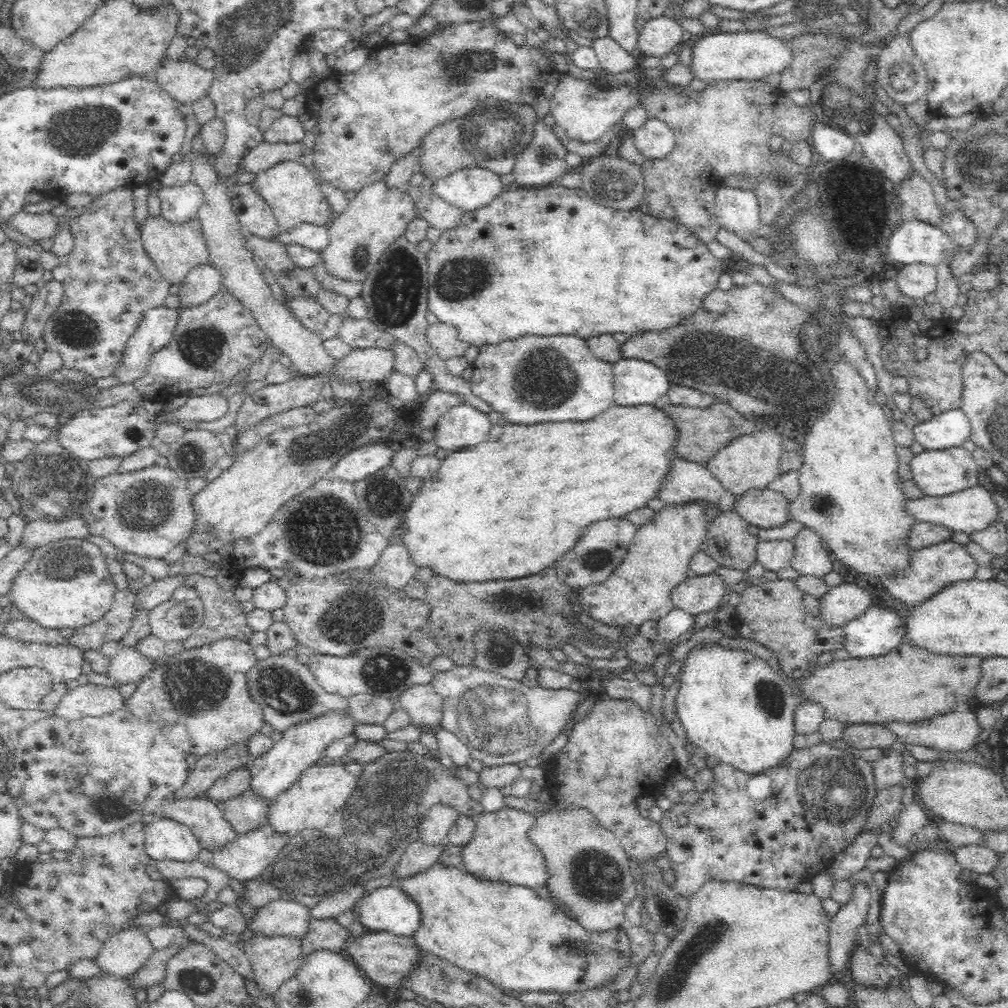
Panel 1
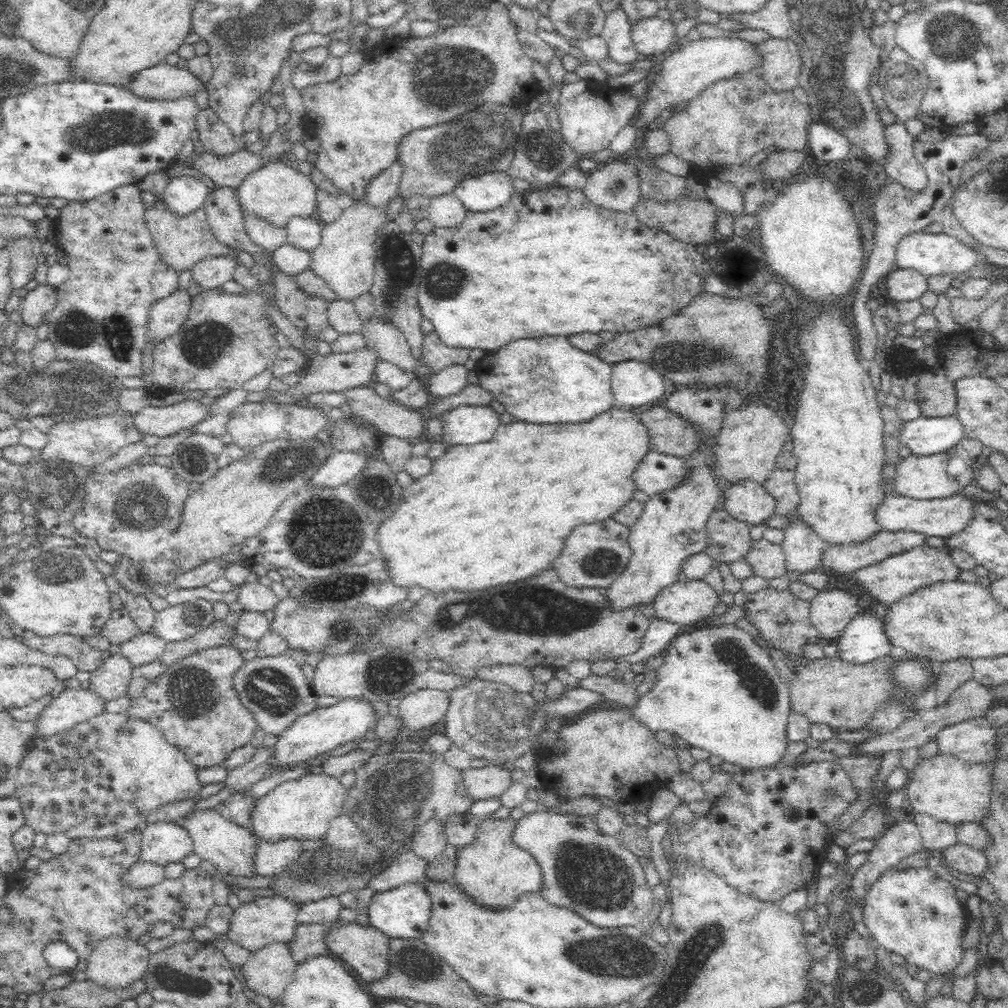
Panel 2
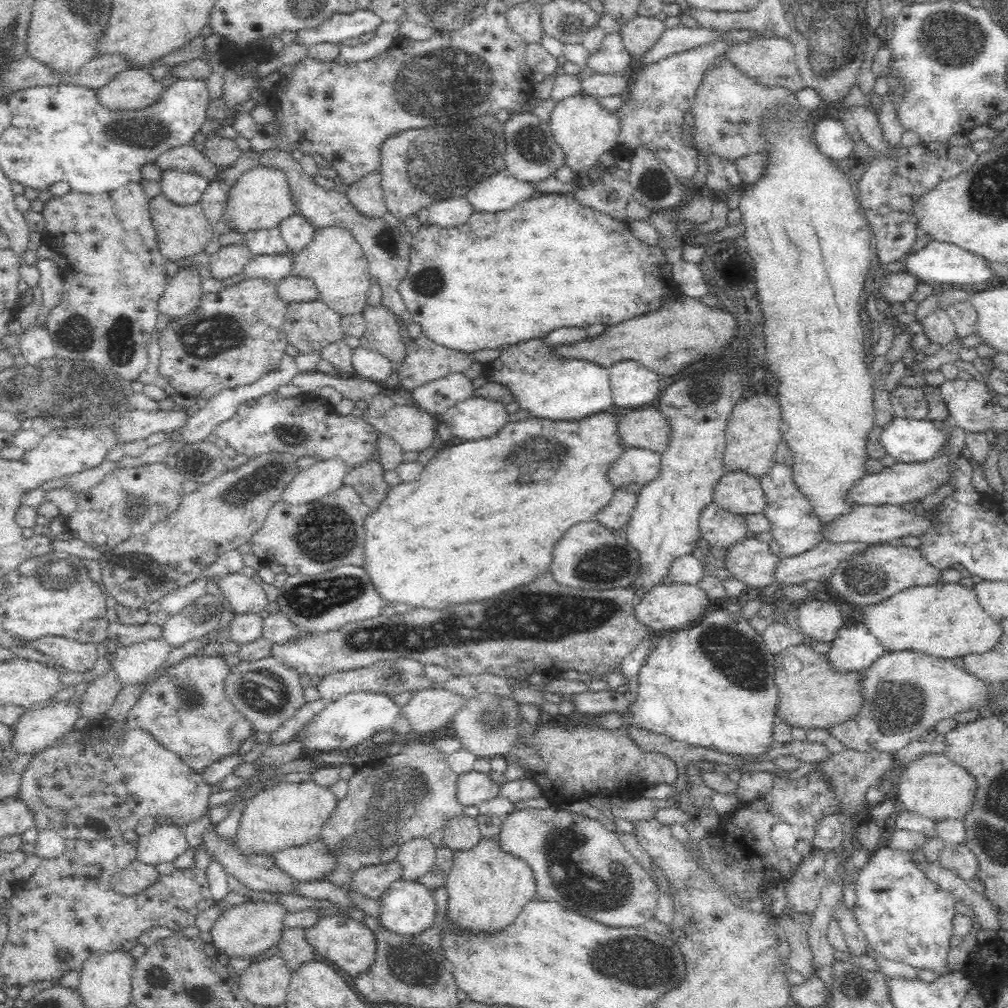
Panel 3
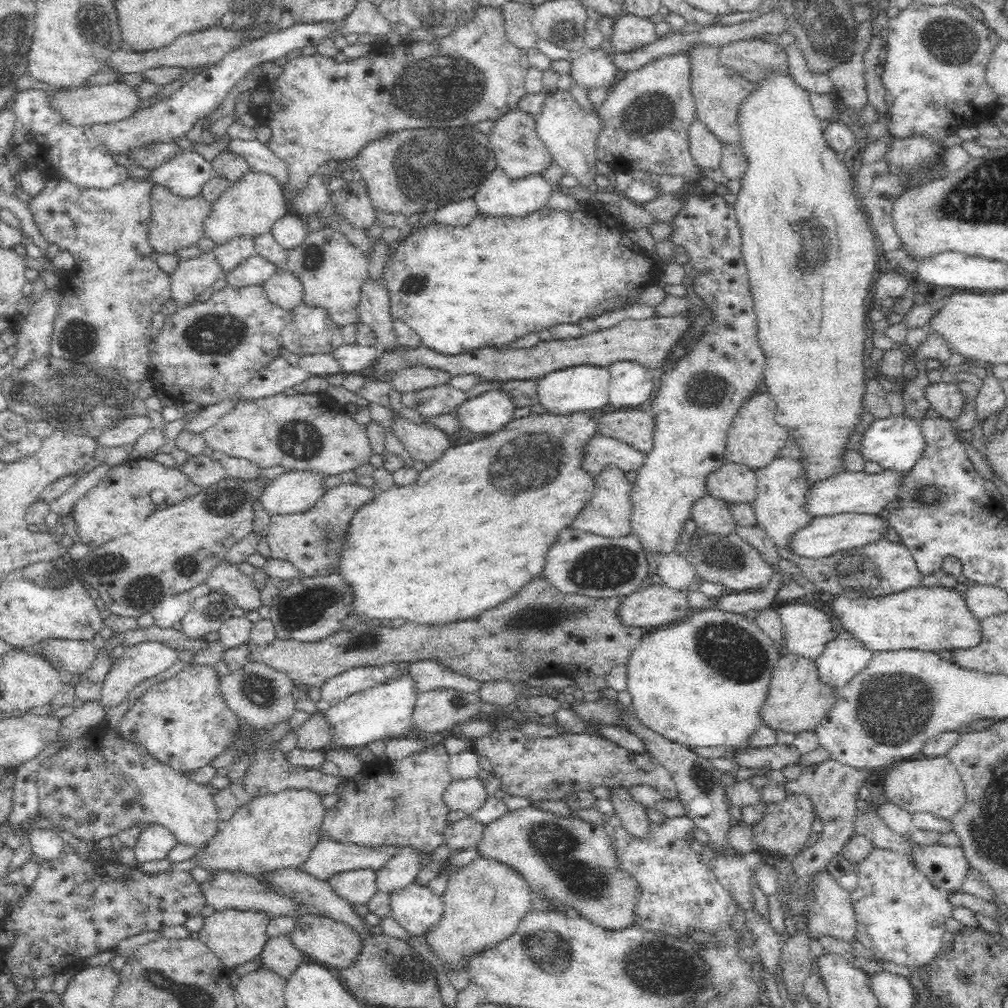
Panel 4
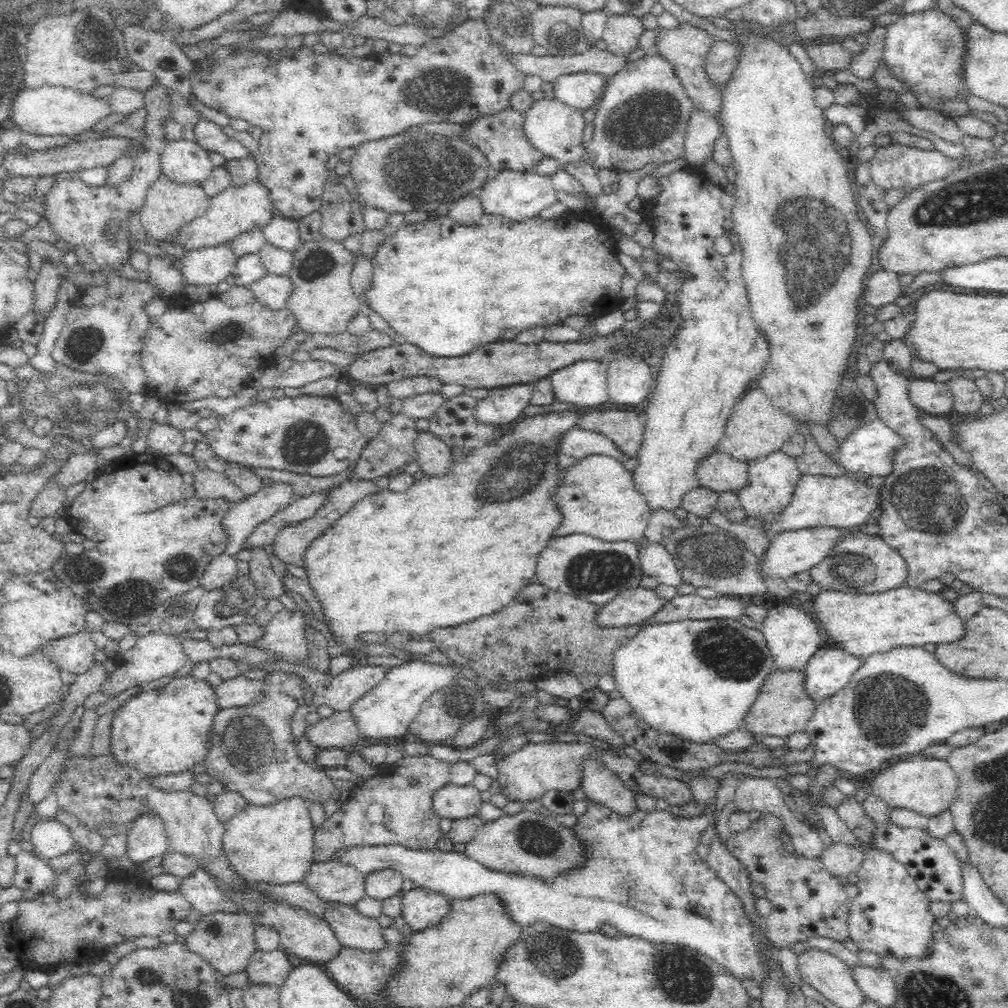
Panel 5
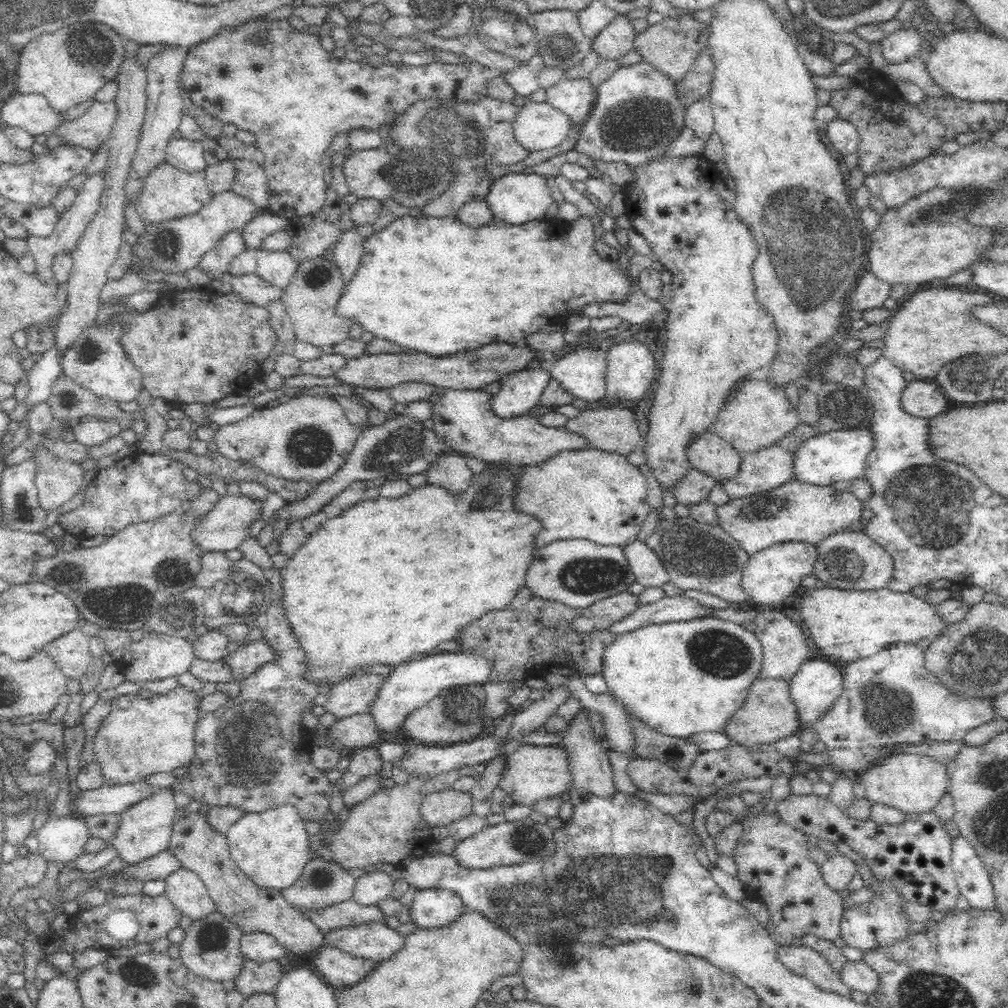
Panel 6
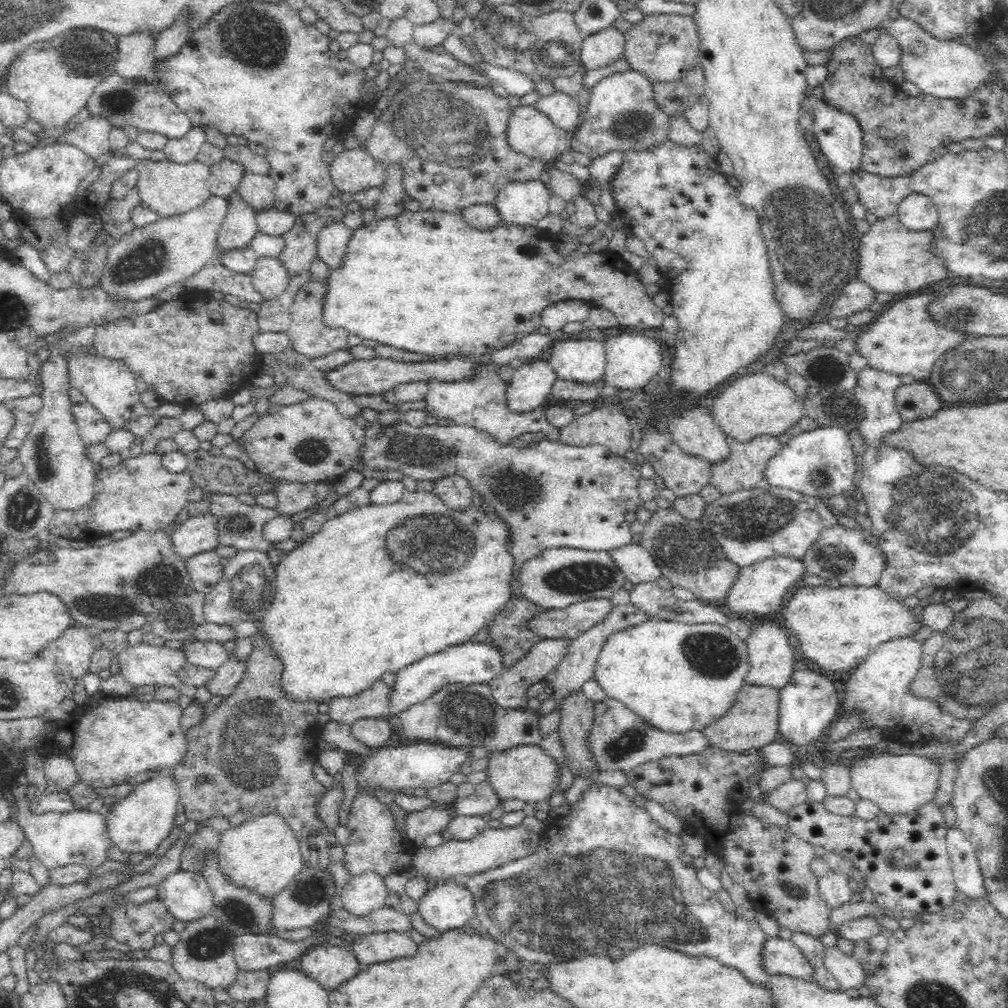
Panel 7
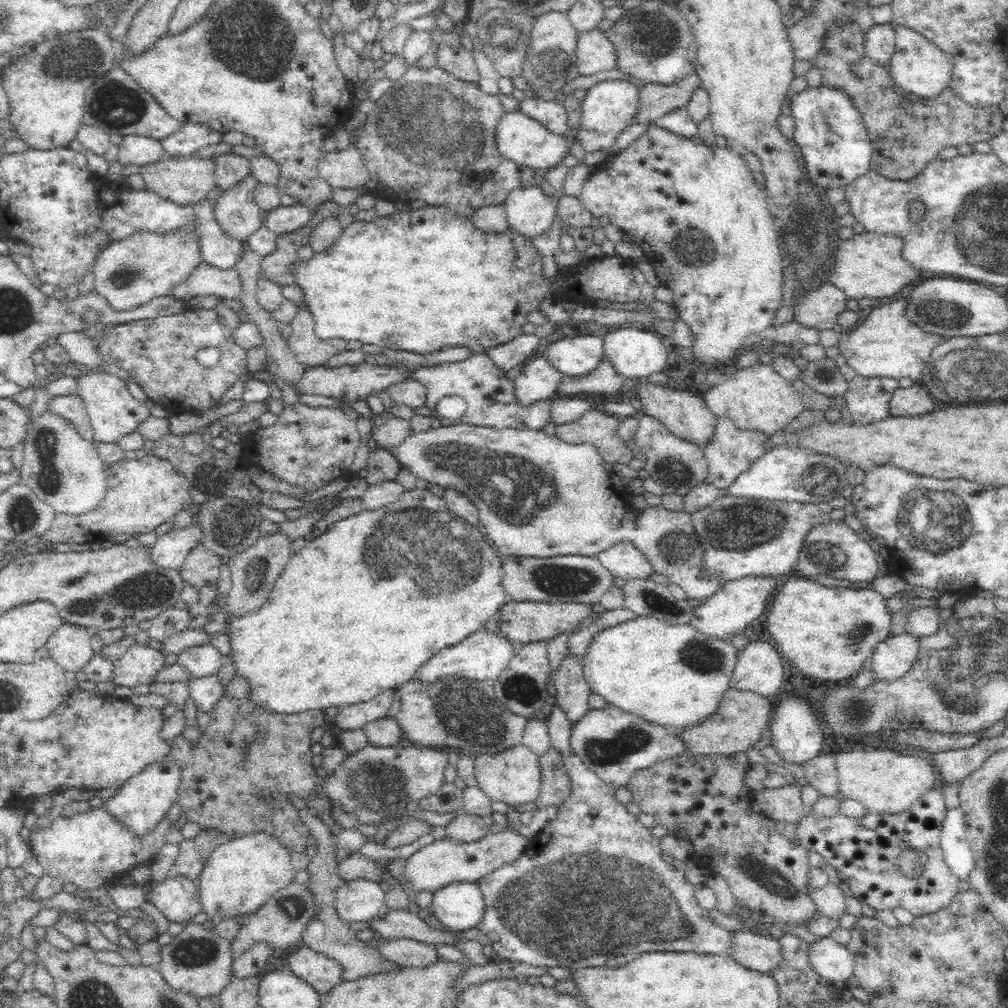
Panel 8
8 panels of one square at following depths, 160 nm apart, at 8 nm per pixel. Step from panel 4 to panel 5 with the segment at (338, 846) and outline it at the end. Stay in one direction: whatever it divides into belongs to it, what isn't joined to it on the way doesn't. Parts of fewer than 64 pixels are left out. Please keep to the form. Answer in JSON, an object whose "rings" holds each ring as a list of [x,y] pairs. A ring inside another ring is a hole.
{"rings":[[[718,787],[718,796],[716,796],[716,810],[718,810],[718,812],[716,812],[716,816],[714,816],[714,818],[712,818],[712,816],[704,815],[690,818],[680,817],[671,814],[667,810],[660,810],[660,808],[650,812],[641,812],[639,810],[636,815],[633,815],[630,818],[622,818],[619,815],[616,815],[616,813],[614,813],[612,810],[606,808],[604,804],[592,801],[588,805],[586,813],[580,816],[580,818],[577,818],[576,825],[574,826],[574,829],[578,831],[578,835],[582,836],[582,839],[586,840],[586,848],[589,848],[590,853],[592,853],[592,856],[590,856],[590,862],[586,864],[586,866],[582,866],[580,870],[566,872],[565,875],[557,876],[557,879],[550,883],[542,882],[541,880],[532,878],[531,876],[510,875],[504,872],[486,868],[483,864],[471,859],[465,853],[459,853],[453,850],[441,851],[440,849],[418,850],[404,847],[402,844],[381,844],[370,846],[352,845],[351,847],[339,848],[338,850],[335,850],[330,859],[337,860],[344,866],[351,866],[365,875],[368,875],[374,871],[388,868],[397,870],[398,872],[402,872],[404,878],[412,880],[416,886],[429,888],[435,890],[436,892],[442,893],[449,901],[457,898],[476,896],[477,894],[482,893],[498,893],[498,895],[504,899],[504,904],[506,907],[508,907],[510,915],[512,915],[514,920],[517,920],[522,927],[526,926],[527,924],[532,924],[533,922],[542,921],[548,924],[553,924],[554,926],[560,928],[574,929],[580,932],[592,932],[598,931],[601,924],[612,923],[614,926],[618,927],[618,931],[624,935],[634,935],[658,943],[674,943],[694,948],[694,950],[698,950],[702,952],[702,954],[708,955],[708,957],[712,958],[712,960],[716,961],[716,963],[718,963],[721,967],[724,967],[727,971],[729,971],[730,974],[736,976],[736,978],[740,980],[744,980],[744,978],[751,978],[752,980],[756,981],[756,984],[760,984],[761,976],[765,971],[765,966],[761,964],[761,960],[759,960],[759,956],[757,956],[757,936],[755,936],[753,933],[753,926],[751,925],[751,922],[749,922],[748,917],[744,914],[742,904],[740,904],[738,897],[726,886],[726,884],[724,884],[724,882],[722,882],[722,880],[720,880],[720,878],[716,876],[716,873],[707,865],[707,861],[702,860],[696,851],[698,845],[704,842],[704,838],[707,836],[710,826],[712,827],[712,822],[714,822],[714,820],[720,816],[720,812],[724,810],[726,800],[735,800],[735,792],[736,790],[728,790],[728,794],[726,794],[726,796],[722,796],[722,794],[720,794],[720,787]]]}

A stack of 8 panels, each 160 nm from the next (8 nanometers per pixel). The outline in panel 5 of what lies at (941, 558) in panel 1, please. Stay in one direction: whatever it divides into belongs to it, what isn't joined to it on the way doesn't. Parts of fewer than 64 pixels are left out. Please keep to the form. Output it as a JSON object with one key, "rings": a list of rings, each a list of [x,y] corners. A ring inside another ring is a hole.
{"rings":[[[860,532],[848,536],[826,556],[822,563],[810,568],[810,580],[822,591],[834,590],[856,595],[874,595],[901,588],[909,580],[906,560],[879,535],[868,536]]]}

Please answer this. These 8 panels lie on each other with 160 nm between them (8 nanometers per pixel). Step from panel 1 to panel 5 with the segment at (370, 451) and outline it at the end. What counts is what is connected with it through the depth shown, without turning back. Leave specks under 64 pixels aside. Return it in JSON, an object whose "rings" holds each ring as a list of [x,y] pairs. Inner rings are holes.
{"rings":[[[272,481],[270,486],[263,486],[256,494],[240,499],[225,518],[225,527],[230,535],[225,554],[235,558],[242,550],[244,540],[258,524],[286,510],[299,497],[294,493],[294,483]]]}

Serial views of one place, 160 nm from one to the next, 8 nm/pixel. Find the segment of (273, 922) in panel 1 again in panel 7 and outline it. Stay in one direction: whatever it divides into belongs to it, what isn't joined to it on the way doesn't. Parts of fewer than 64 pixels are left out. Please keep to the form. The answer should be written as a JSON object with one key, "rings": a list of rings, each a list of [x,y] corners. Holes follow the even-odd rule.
{"rings":[[[212,914],[186,923],[179,932],[179,941],[172,947],[174,969],[182,979],[198,980],[212,990],[226,989],[234,982],[239,971],[233,949],[235,935]]]}

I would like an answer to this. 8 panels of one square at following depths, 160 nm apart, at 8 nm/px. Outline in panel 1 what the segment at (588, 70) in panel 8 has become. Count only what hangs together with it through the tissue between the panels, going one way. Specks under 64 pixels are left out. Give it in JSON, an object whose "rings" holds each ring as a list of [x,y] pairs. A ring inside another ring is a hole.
{"rings":[[[664,14],[646,21],[638,37],[638,53],[644,57],[665,57],[685,43],[687,36],[672,14]]]}

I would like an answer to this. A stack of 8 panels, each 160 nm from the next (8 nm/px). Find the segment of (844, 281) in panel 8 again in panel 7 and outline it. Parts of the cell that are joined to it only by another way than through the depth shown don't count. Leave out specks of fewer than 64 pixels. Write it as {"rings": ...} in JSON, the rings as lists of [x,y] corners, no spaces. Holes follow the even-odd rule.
{"rings":[[[892,213],[890,216],[878,218],[864,234],[860,235],[860,246],[858,246],[860,258],[857,278],[868,282],[870,287],[878,292],[887,292],[892,295],[932,286],[932,284],[936,284],[936,282],[940,282],[940,280],[944,280],[944,278],[951,275],[946,259],[942,258],[942,255],[937,252],[936,244],[938,239],[946,238],[941,238],[940,228],[937,228],[937,226],[932,227],[930,230],[911,231],[902,225],[902,221],[897,214]]]}

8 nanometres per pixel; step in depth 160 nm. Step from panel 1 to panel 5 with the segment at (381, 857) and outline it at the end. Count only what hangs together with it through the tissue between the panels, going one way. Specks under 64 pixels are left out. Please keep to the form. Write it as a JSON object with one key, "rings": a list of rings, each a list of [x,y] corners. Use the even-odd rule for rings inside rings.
{"rings":[[[419,754],[403,758],[391,770],[380,769],[375,775],[365,777],[360,781],[353,782],[348,800],[337,809],[330,818],[315,827],[313,857],[315,861],[330,860],[333,852],[339,848],[351,847],[352,845],[370,846],[381,844],[402,844],[404,847],[418,850],[434,850],[436,842],[444,836],[440,828],[440,816],[434,811],[434,793],[450,783],[451,763],[434,758],[430,754]],[[379,804],[384,809],[382,822],[374,822],[368,818],[367,809],[370,805]]]}

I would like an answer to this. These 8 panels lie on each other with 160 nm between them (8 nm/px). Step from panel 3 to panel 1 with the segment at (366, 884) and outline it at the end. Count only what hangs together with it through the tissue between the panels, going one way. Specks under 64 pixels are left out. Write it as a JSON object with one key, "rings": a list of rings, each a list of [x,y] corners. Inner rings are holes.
{"rings":[[[422,837],[413,840],[401,856],[400,862],[393,869],[393,874],[397,879],[410,876],[411,874],[426,870],[440,858],[444,848],[449,844],[430,844],[422,841]]]}

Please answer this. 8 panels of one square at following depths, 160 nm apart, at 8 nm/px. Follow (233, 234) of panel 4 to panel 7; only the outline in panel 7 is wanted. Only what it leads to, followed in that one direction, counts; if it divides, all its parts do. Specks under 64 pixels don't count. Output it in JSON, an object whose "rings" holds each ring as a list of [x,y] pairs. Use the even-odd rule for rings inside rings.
{"rings":[[[213,195],[205,204],[190,210],[190,212],[168,218],[160,217],[156,219],[156,222],[135,227],[110,247],[108,260],[106,260],[100,280],[100,288],[104,292],[120,293],[130,300],[139,301],[155,297],[158,292],[172,284],[182,284],[190,276],[202,270],[206,263],[215,261],[215,243],[218,232],[222,228],[222,222],[228,214],[229,206],[228,197]]]}

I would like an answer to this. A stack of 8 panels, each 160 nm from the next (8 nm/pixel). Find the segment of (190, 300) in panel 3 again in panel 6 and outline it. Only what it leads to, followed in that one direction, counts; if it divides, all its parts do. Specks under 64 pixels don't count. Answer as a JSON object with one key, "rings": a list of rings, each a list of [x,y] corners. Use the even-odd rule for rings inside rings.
{"rings":[[[241,231],[229,232],[226,236],[222,236],[214,248],[207,250],[200,257],[195,268],[210,279],[218,279],[218,276],[229,272],[232,260],[244,249],[246,248]]]}

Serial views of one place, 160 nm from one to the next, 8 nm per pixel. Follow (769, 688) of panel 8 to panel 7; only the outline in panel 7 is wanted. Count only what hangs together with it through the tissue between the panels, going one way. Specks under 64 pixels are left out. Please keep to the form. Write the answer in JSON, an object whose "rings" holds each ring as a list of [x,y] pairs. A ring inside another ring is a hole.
{"rings":[[[758,620],[751,625],[751,633],[747,639],[748,652],[750,653],[751,668],[746,676],[745,683],[757,685],[770,685],[781,689],[786,686],[794,674],[796,654],[790,645],[787,627],[778,620]]]}

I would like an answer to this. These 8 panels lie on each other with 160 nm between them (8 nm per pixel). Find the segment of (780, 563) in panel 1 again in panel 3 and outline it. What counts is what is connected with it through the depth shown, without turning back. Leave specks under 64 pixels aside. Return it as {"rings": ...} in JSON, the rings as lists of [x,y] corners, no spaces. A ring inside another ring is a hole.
{"rings":[[[751,535],[726,551],[724,568],[745,586],[762,588],[773,583],[781,558],[772,554],[766,542]]]}

